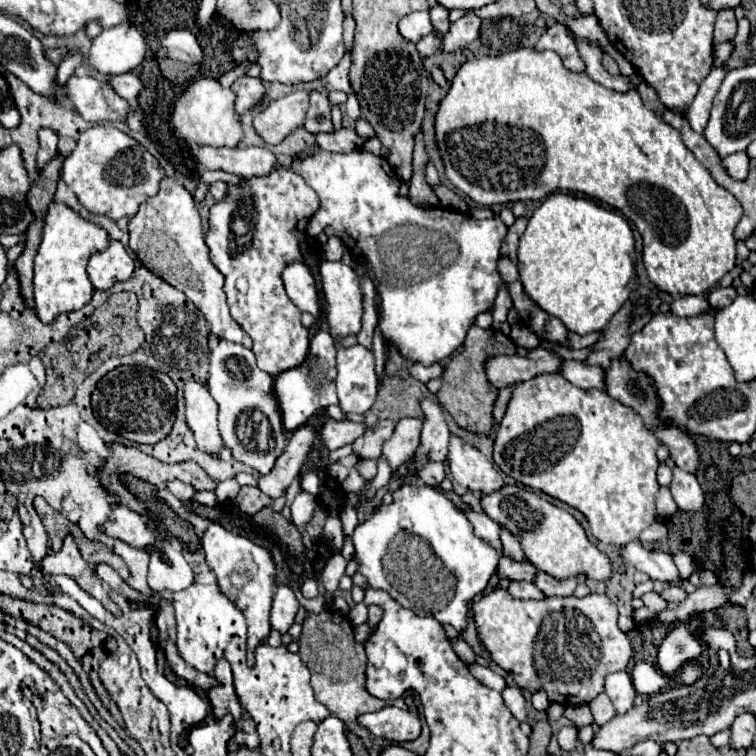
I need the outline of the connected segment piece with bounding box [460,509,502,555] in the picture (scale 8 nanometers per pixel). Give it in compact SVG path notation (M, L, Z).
M460 509L460 511L468 517L470 525L474 527L474 533L476 533L478 537L486 539L486 541L502 555L502 547L500 547L500 539L498 539L498 535L500 535L500 525L494 523L494 521L492 521L488 515L484 515L484 513L466 511L466 509Z

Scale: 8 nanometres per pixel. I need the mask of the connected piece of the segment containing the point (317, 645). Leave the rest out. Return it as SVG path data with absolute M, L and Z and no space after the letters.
M326 609L318 615L308 615L302 623L302 635L300 635L300 657L312 671L312 689L316 699L328 707L332 715L342 719L346 727L360 735L364 741L370 739L380 748L383 748L383 741L380 738L372 738L372 733L368 733L364 727L358 725L358 717L370 711L380 711L382 707L388 705L396 706L400 709L407 709L404 703L405 696L411 694L410 691L397 700L382 701L372 697L366 691L366 653L364 647L354 639L352 623L346 615Z

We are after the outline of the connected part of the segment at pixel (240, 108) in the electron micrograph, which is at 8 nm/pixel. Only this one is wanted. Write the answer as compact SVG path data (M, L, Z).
M248 75L238 77L234 81L232 89L238 95L238 99L236 99L236 113L238 115L244 115L246 111L254 109L262 101L262 97L266 95L264 81L260 81L258 77L248 77Z

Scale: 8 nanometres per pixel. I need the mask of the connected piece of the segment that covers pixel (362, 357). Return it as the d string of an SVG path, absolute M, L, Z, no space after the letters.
M334 341L336 347L336 385L338 385L338 399L340 409L348 413L348 407L372 407L378 393L378 375L374 371L374 353L362 345L342 347L340 341Z

